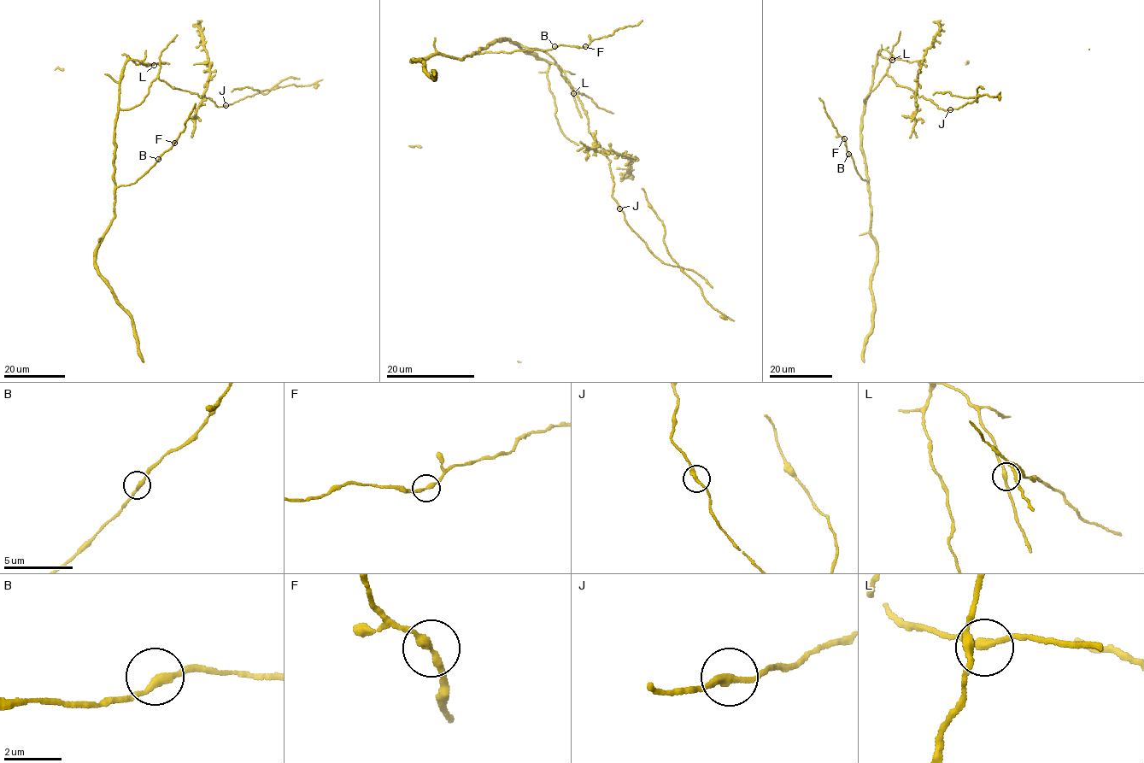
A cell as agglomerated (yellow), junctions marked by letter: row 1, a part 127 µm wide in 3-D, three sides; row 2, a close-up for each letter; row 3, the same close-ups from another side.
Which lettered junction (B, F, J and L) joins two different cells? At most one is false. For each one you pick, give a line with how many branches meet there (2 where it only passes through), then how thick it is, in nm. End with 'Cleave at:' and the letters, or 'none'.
Cleave at: none

